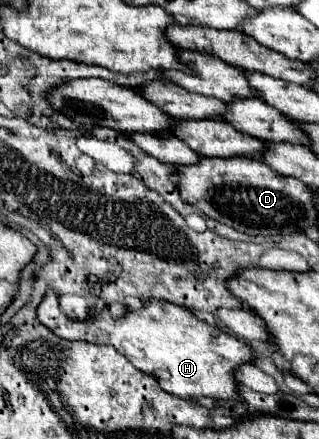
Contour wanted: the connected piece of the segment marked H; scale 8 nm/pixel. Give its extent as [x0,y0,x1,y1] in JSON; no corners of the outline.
[37,290,253,402]

